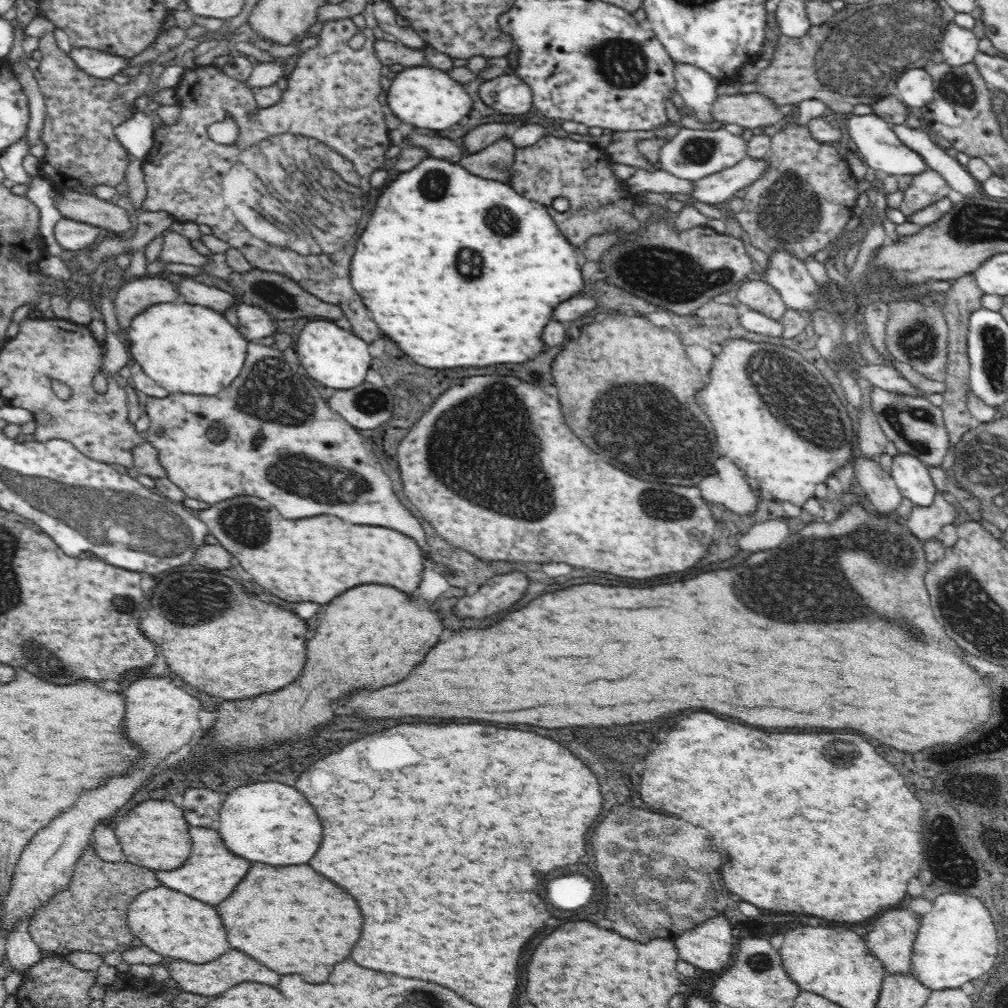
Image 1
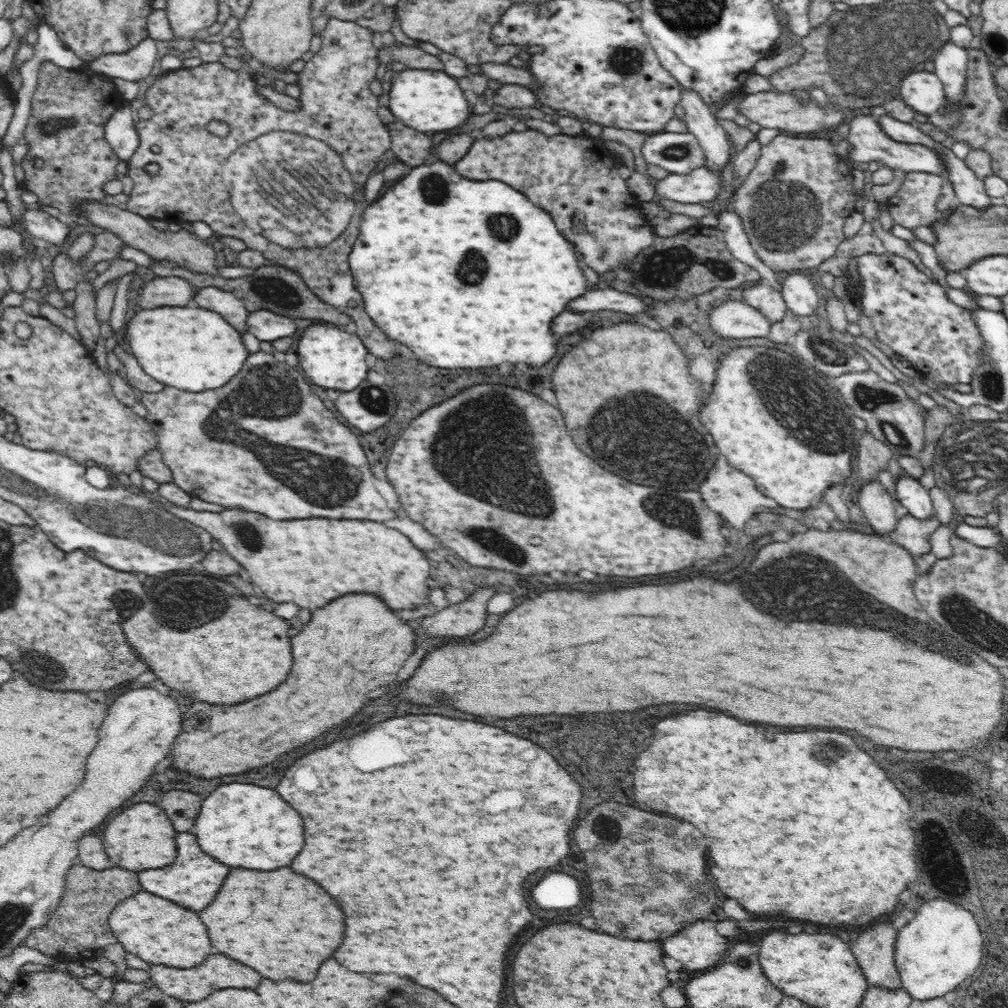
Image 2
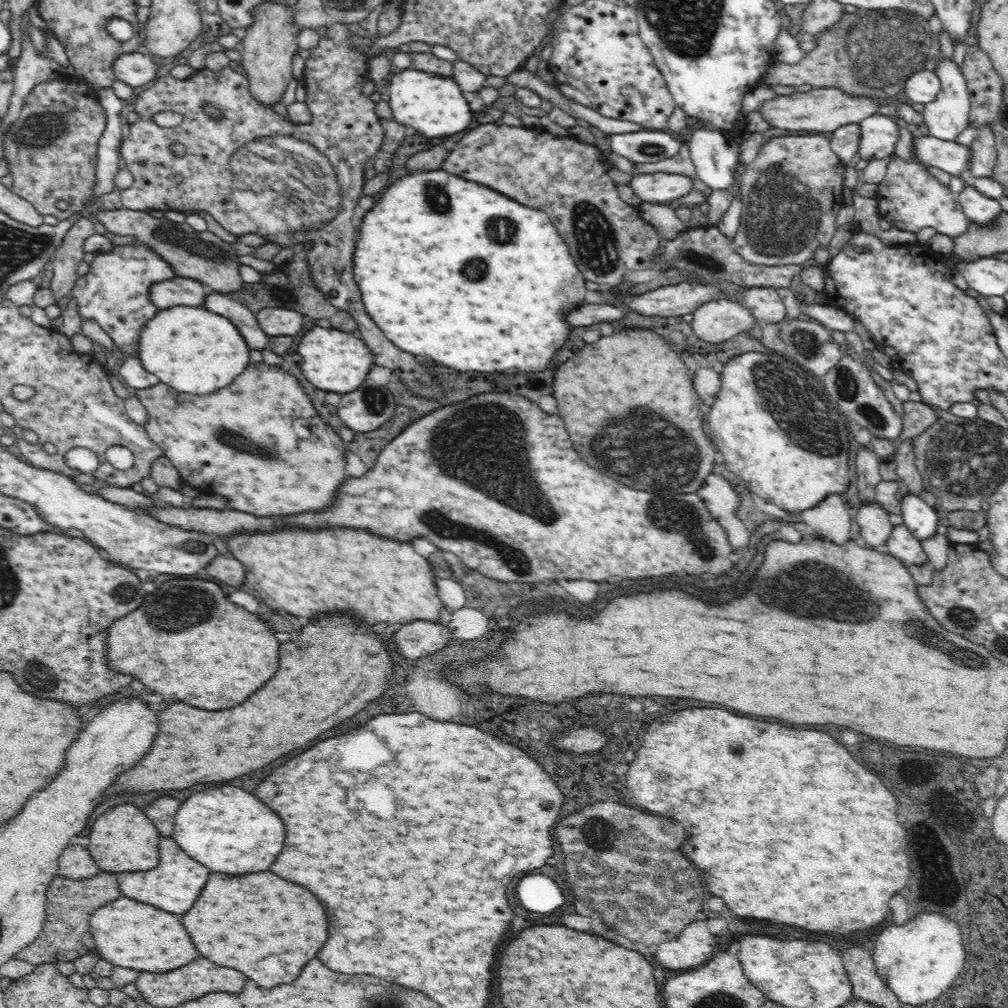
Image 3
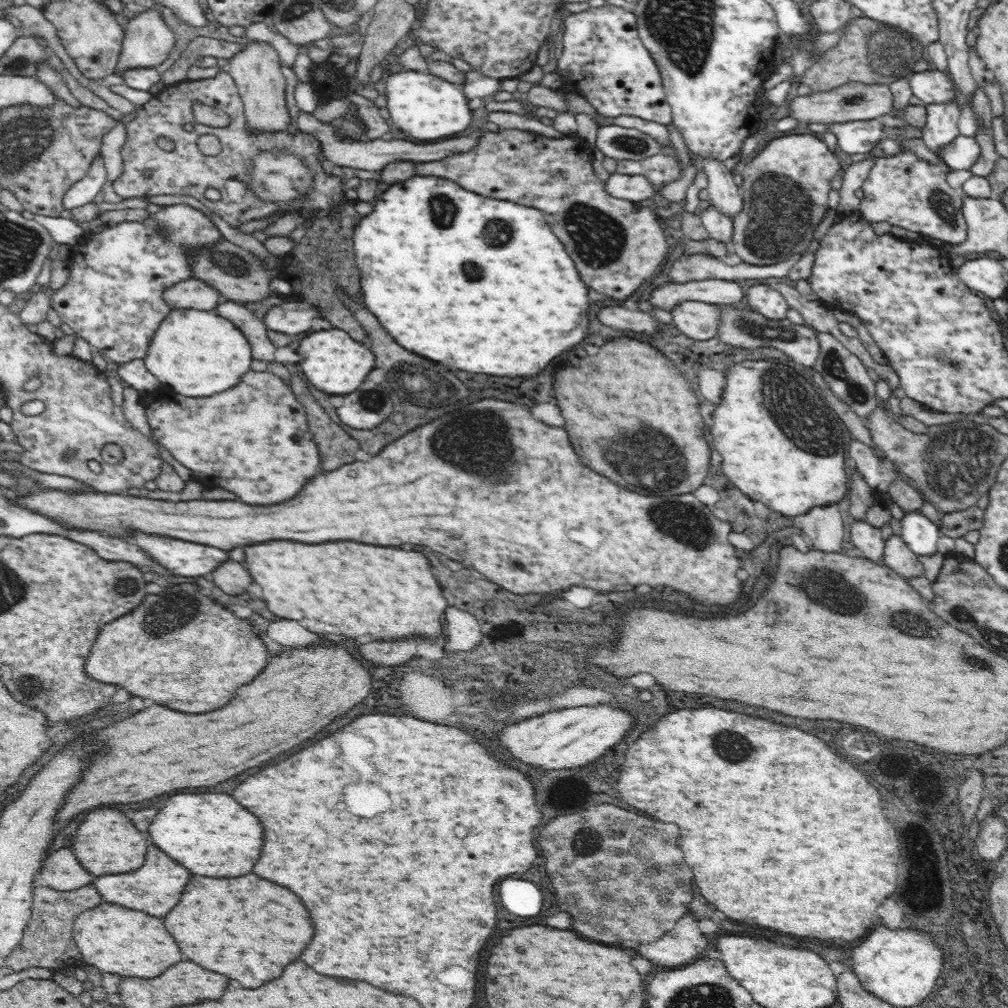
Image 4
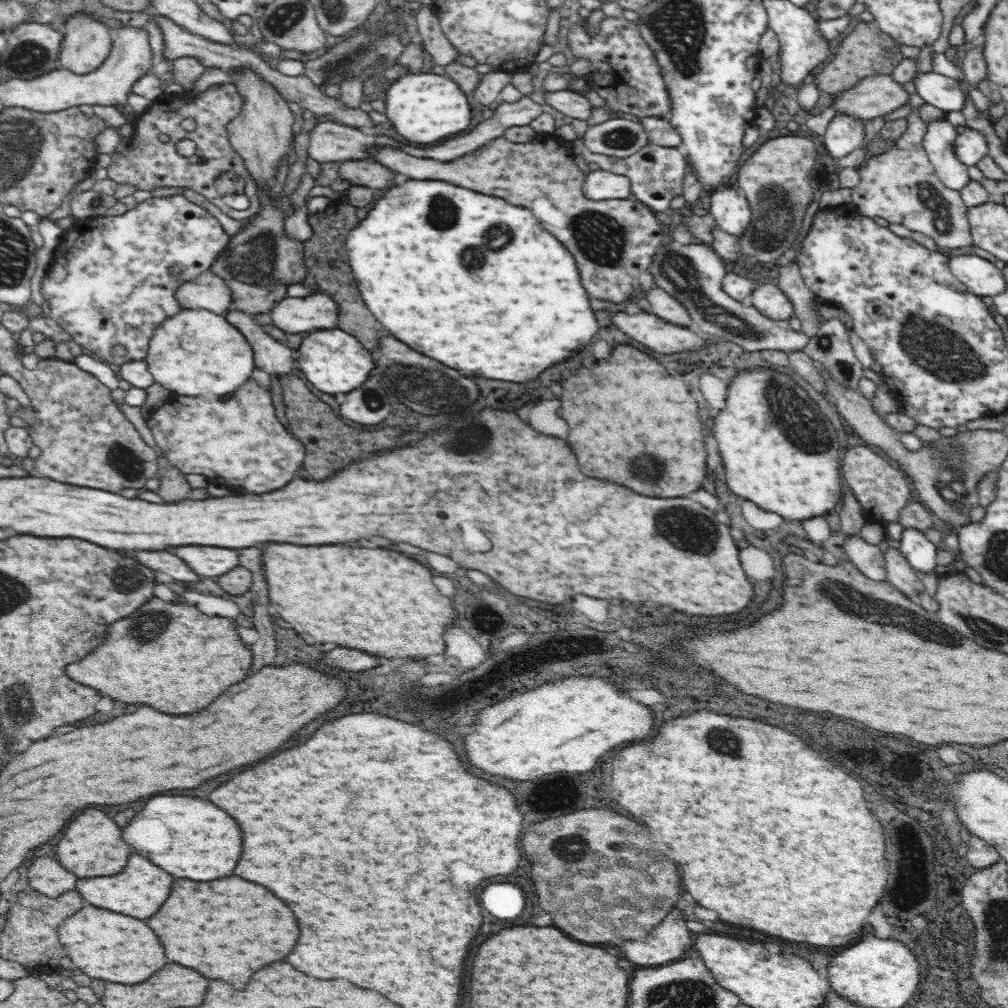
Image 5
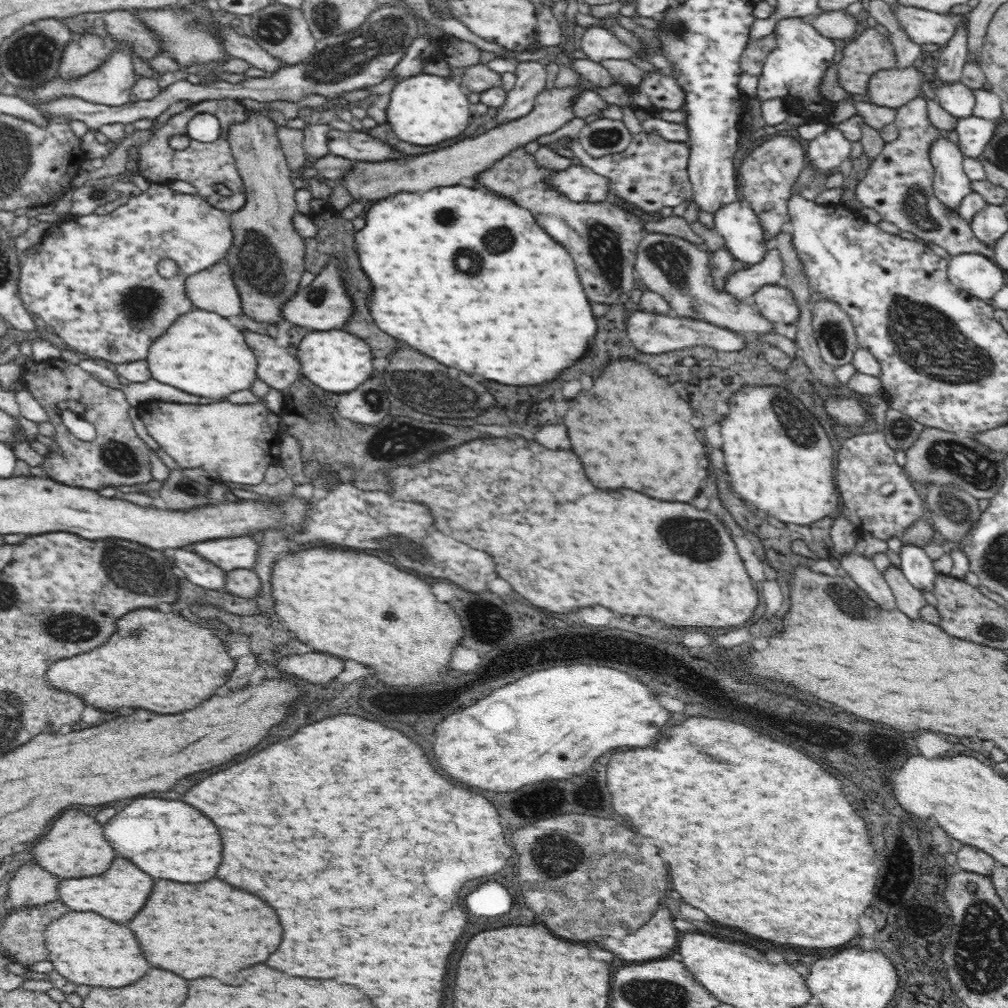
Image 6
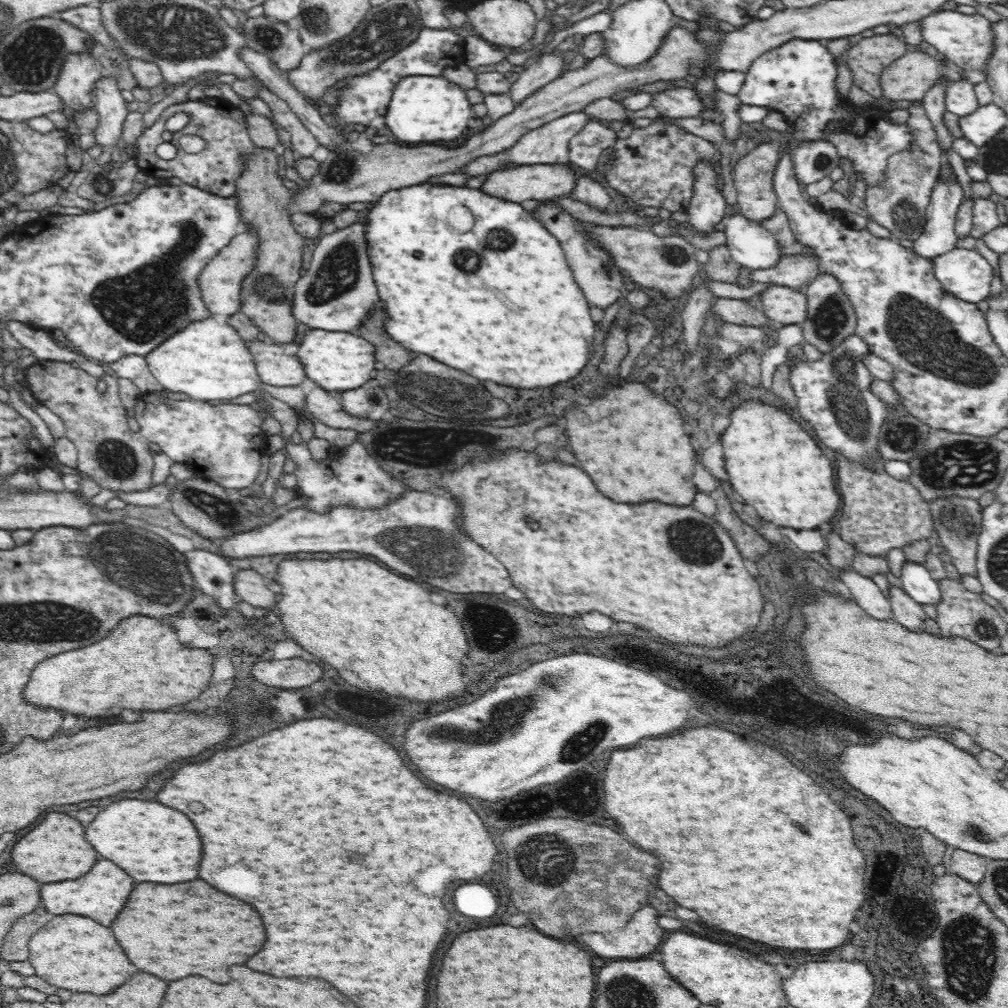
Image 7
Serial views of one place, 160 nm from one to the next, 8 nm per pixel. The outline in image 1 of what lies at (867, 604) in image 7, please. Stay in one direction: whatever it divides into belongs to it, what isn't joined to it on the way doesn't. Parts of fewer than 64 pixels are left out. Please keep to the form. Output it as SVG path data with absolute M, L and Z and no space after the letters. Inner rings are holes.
M863 455L855 458L852 464L857 482L866 492L865 497L872 502L874 510L881 515L894 512L903 497L891 474L877 459L868 459Z

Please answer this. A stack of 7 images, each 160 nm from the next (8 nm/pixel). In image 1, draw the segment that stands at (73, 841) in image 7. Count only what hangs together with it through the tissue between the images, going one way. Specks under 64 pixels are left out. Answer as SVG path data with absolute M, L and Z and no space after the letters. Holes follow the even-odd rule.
M166 800L142 802L116 822L116 838L122 844L120 850L125 860L153 871L176 870L176 866L181 866L180 862L185 862L192 852L192 844L188 844L192 842L192 837L188 836L188 830L190 826L182 808Z

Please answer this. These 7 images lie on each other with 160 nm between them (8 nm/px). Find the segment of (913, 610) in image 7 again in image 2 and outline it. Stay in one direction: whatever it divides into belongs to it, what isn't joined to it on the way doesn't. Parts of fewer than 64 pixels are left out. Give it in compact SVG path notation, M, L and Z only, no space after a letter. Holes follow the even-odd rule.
M907 513L897 520L891 539L916 558L931 552L930 536L940 525L940 520L935 515L920 520Z

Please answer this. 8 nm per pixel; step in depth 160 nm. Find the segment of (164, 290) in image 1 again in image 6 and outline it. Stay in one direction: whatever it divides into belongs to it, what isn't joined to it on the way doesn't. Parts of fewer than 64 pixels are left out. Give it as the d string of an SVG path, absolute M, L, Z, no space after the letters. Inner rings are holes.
M223 261L188 277L185 290L196 309L234 320L244 314L239 290L232 280L232 266Z

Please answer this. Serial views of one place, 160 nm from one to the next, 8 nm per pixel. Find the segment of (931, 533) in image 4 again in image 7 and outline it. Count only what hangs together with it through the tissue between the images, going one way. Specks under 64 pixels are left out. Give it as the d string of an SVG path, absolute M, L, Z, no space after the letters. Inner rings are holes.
M906 561L901 568L902 589L920 604L935 605L940 600L939 584L920 563Z

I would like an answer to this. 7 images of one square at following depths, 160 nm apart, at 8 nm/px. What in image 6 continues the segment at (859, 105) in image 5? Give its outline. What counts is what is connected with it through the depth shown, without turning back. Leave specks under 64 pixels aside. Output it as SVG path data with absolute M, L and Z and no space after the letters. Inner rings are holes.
M918 66L880 70L872 75L867 86L873 105L897 109L922 95L922 75Z

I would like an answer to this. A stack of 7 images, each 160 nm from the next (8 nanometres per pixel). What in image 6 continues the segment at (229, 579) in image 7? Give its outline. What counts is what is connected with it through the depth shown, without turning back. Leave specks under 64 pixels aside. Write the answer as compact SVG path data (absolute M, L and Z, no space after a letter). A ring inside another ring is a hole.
M174 550L172 554L176 568L184 572L184 578L194 582L196 586L202 586L210 590L224 590L226 571L210 562L207 558L200 558L188 550Z

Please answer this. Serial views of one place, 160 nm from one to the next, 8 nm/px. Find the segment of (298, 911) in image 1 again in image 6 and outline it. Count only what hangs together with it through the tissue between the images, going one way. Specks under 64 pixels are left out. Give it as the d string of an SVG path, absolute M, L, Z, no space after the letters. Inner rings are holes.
M218 878L202 884L180 884L156 880L146 906L128 922L134 930L146 960L152 966L170 970L188 980L214 976L224 982L228 974L266 962L280 946L280 918L260 898L236 890Z

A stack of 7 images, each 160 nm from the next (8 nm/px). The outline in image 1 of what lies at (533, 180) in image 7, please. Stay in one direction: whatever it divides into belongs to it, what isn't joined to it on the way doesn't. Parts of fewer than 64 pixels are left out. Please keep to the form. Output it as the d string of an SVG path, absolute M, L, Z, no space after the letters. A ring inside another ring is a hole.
M746 157L732 168L692 181L694 192L690 196L709 205L720 204L733 197L738 190L756 182L764 174L766 166L765 159Z

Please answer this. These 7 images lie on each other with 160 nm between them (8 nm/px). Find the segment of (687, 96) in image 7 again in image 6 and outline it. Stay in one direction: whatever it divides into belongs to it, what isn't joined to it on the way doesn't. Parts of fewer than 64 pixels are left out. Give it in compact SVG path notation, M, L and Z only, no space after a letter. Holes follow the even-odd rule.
M645 68L649 73L637 86L627 87L635 110L644 109L646 112L652 113L657 110L682 110L684 108L684 91L679 83L674 80L667 72L656 70L656 68Z

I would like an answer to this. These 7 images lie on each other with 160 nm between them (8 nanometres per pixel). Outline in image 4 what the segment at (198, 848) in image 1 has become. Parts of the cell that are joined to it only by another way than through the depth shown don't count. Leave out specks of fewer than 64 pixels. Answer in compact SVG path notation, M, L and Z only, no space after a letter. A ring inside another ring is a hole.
M150 846L146 854L146 862L140 870L128 872L128 874L107 874L96 877L98 880L94 882L94 886L98 888L98 892L106 902L114 902L114 904L142 910L142 912L148 912L150 916L162 918L168 914L168 910L176 906L176 902L180 902L184 886L190 882L190 876L192 874L188 874L188 870L184 870L182 866L176 866L172 858L168 858L166 854L160 854L156 846Z

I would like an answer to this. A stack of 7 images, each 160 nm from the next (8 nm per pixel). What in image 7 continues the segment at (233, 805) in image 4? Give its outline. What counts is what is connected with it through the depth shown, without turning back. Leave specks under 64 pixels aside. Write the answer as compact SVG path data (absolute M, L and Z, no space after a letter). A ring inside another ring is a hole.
M114 802L86 826L86 838L100 856L118 864L138 882L176 884L196 880L196 866L200 866L200 838L196 838L196 830L192 830L192 822L184 820L184 814L160 806L160 802Z

